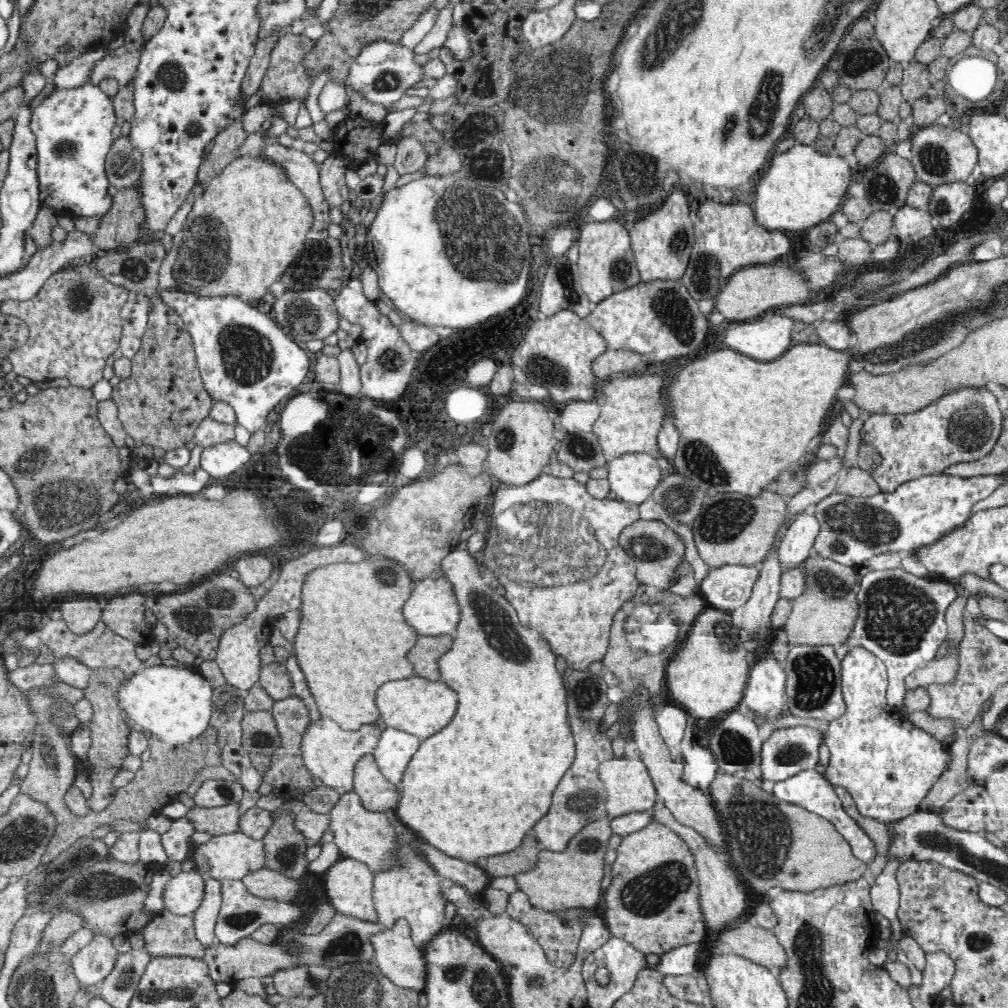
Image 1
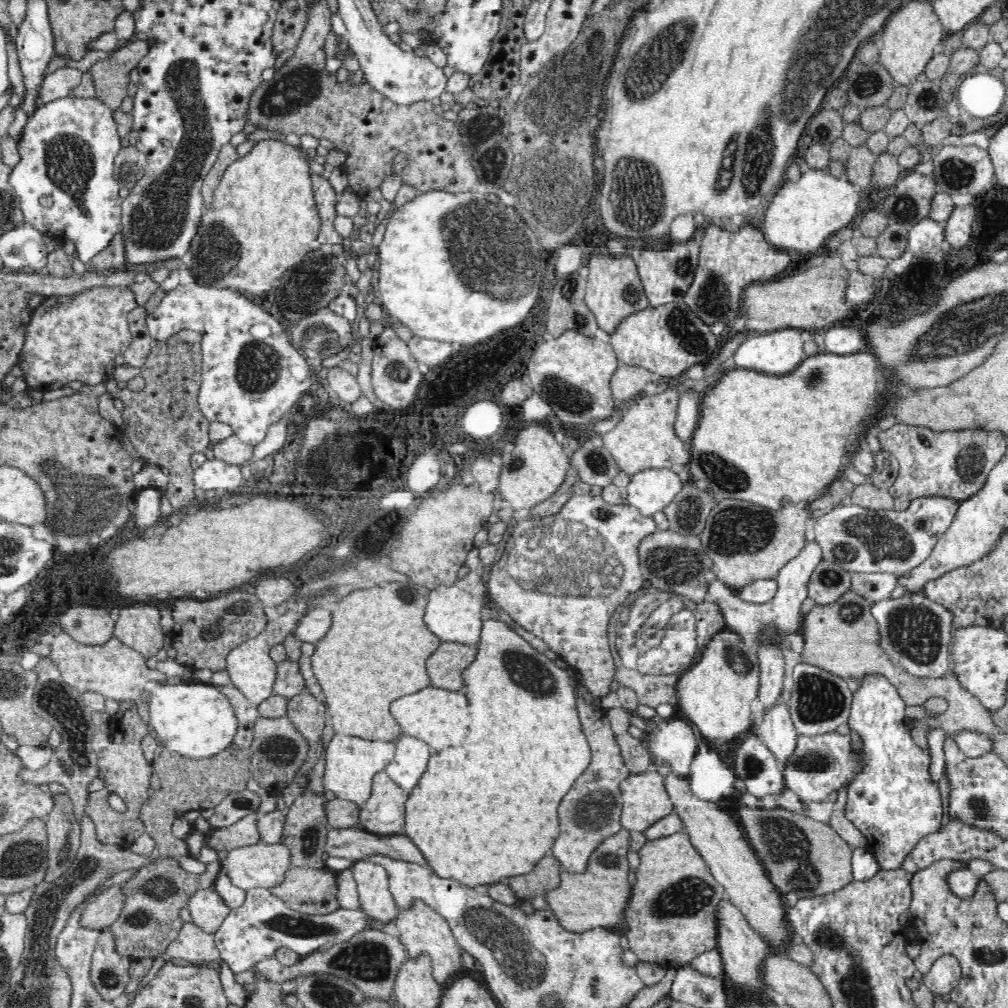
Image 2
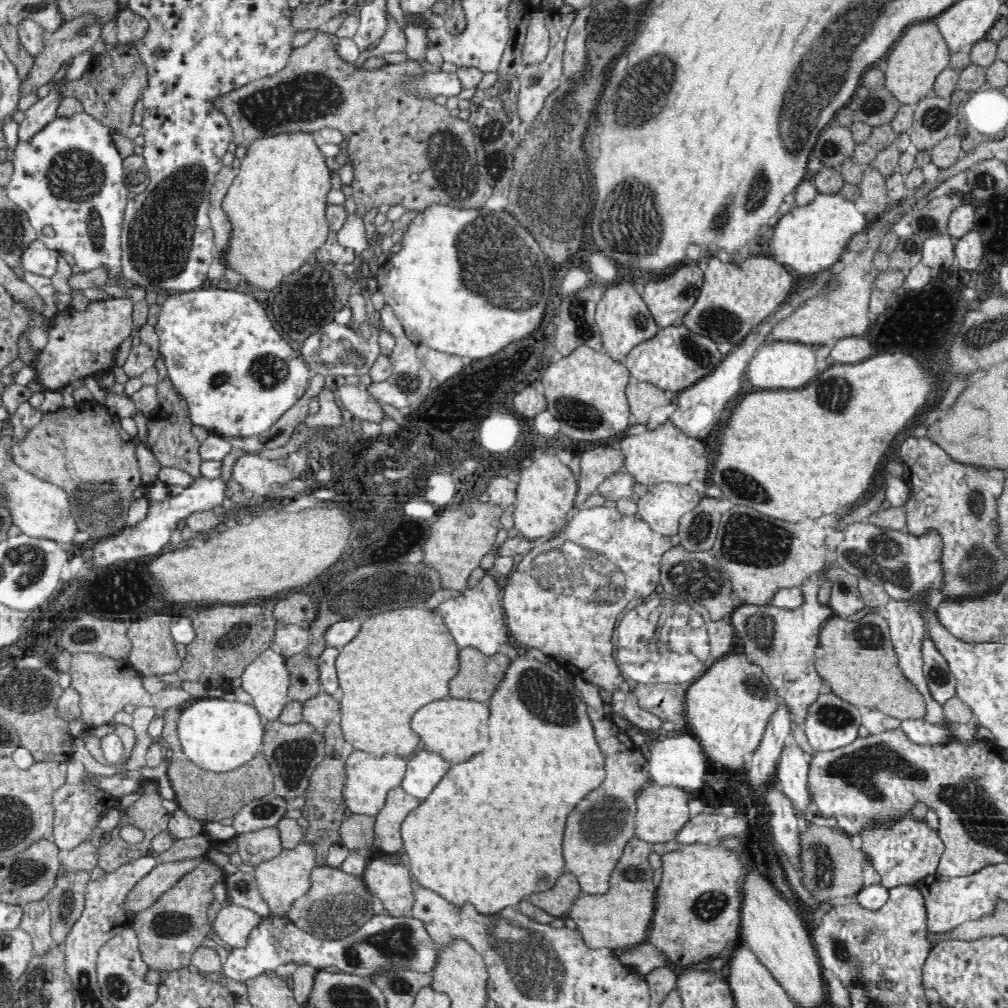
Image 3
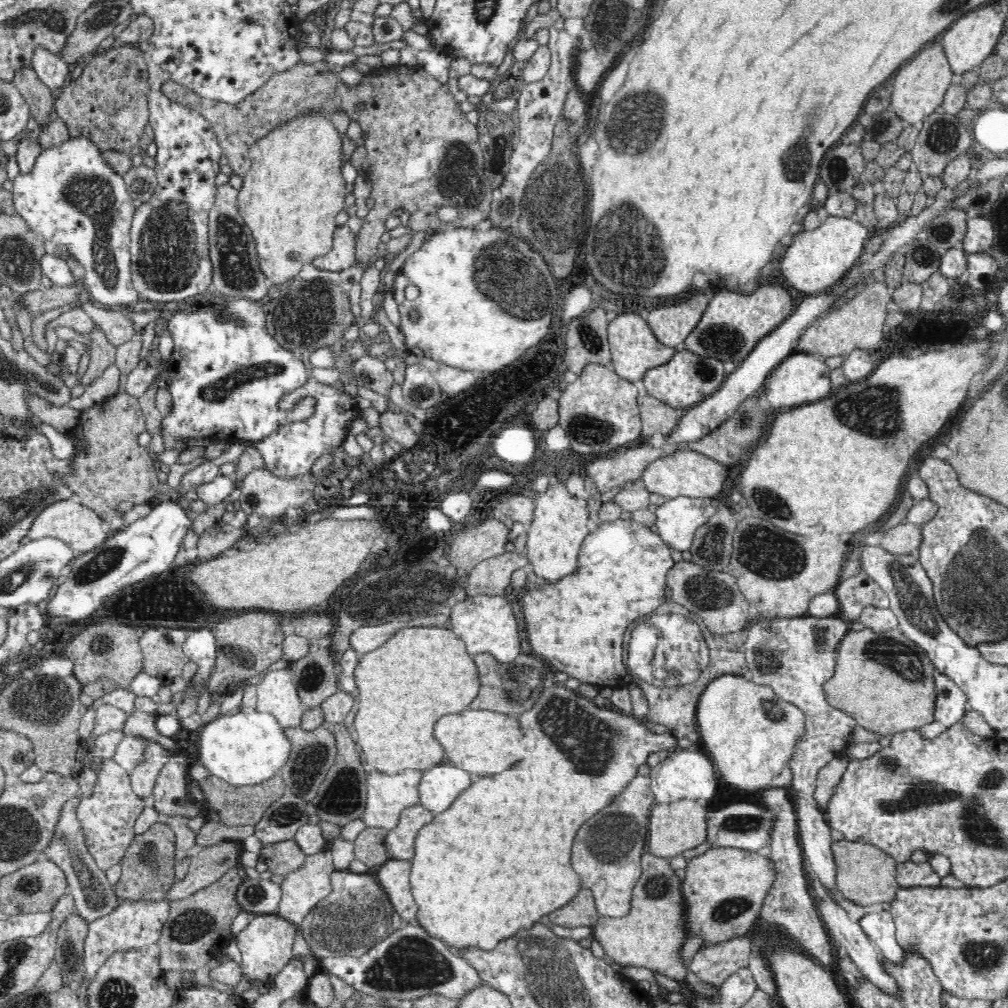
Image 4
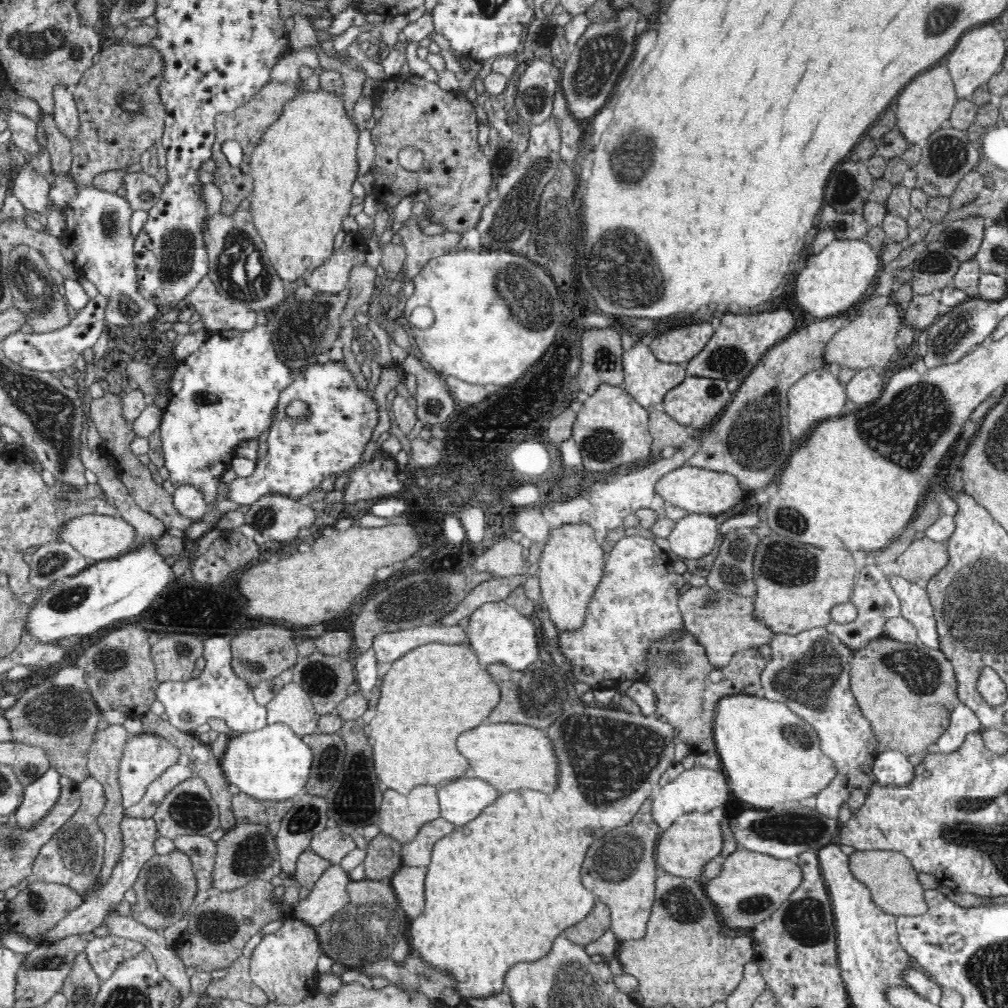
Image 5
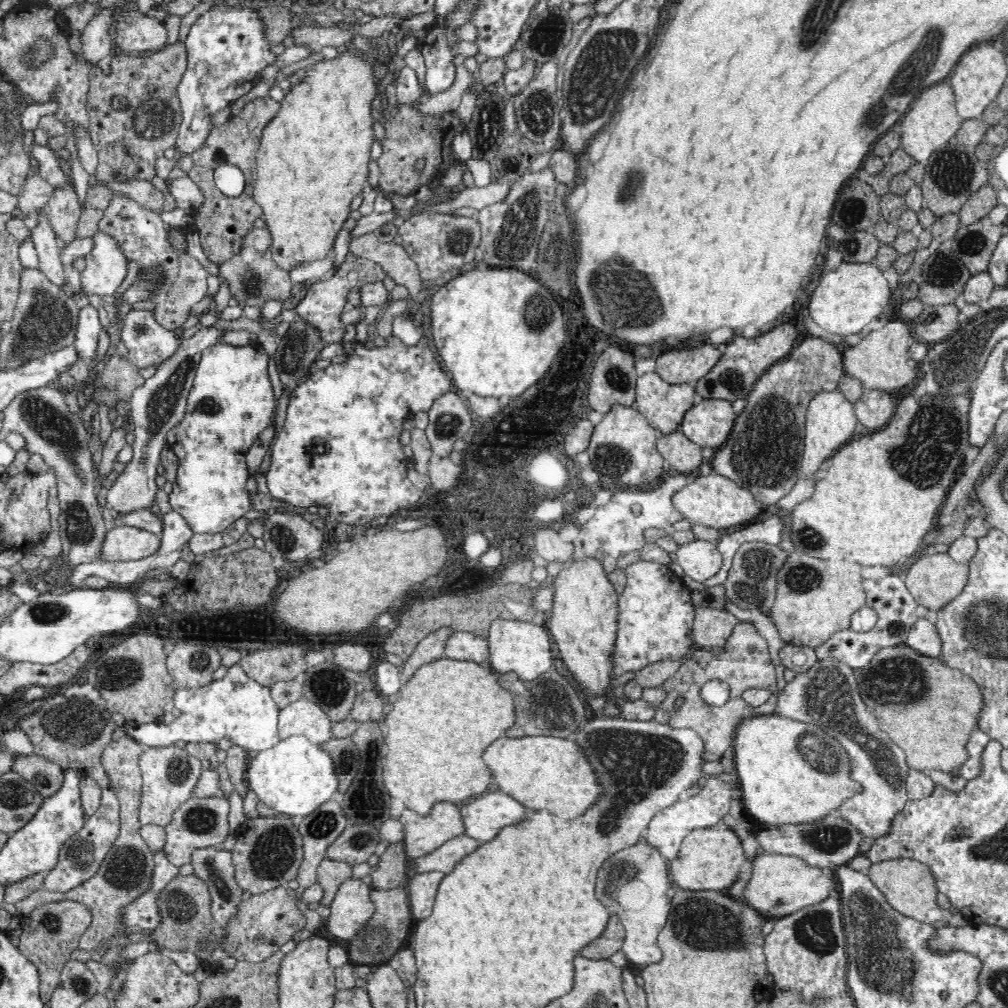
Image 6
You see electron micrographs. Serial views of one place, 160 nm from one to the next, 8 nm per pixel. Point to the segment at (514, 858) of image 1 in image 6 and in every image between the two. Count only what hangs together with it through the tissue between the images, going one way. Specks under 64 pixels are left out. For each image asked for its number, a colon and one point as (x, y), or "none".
2: (545, 876)
3: (556, 901)
4: (581, 911)
5: (597, 923)
6: (610, 942)

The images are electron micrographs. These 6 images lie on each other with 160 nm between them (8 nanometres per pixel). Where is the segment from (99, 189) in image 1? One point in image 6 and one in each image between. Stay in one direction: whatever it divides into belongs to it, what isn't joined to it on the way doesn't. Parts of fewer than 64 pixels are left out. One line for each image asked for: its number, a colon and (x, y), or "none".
2: (64, 180)
3: (68, 178)
4: (71, 196)
5: (97, 224)
6: (149, 344)

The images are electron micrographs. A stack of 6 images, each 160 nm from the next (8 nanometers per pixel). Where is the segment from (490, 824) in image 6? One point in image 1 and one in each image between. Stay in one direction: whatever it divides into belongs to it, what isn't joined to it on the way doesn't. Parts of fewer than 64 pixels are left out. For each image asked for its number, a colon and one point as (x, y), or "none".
1: (395, 748)
2: (405, 769)
3: (424, 771)
4: (436, 791)
5: (461, 800)

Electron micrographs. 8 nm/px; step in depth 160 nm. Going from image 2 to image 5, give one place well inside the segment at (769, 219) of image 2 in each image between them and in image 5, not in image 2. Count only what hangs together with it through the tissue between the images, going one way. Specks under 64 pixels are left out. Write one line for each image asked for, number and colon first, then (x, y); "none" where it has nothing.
3: (808, 240)
4: (818, 261)
5: (839, 278)

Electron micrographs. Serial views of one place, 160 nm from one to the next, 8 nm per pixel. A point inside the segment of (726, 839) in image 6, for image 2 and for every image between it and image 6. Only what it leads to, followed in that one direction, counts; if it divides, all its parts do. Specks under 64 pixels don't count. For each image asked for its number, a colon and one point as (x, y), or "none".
2: (643, 798)
3: (659, 812)
4: (673, 828)
5: (685, 847)

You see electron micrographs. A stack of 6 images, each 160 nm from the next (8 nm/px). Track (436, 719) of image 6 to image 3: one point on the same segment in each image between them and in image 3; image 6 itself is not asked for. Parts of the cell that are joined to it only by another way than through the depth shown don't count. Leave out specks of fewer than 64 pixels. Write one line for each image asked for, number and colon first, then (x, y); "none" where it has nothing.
3: (403, 659)
4: (421, 673)
5: (433, 693)

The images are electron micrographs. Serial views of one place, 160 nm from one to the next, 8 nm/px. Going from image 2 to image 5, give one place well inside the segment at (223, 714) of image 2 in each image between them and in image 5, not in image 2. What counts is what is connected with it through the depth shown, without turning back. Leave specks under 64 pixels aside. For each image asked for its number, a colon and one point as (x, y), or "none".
3: (218, 735)
4: (251, 747)
5: (270, 763)

